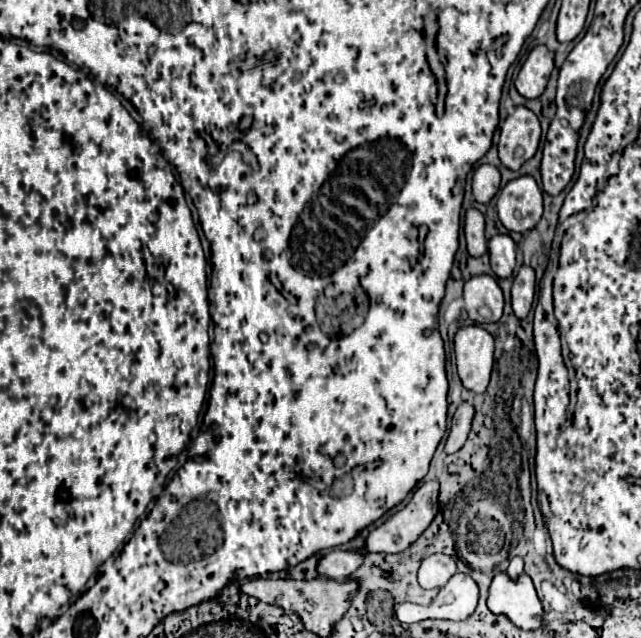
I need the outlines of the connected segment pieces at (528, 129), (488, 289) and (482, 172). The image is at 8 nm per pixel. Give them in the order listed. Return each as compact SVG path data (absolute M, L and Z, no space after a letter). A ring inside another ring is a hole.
M517 106L511 116L501 126L501 140L499 140L499 158L505 168L519 170L523 162L527 162L535 152L541 138L539 118L525 106ZM521 146L525 154L515 158L515 148Z
M473 276L463 290L465 310L477 324L497 322L503 314L503 292L491 276Z
M481 164L473 172L473 196L477 202L487 204L499 190L501 184L501 174L495 166L491 164Z

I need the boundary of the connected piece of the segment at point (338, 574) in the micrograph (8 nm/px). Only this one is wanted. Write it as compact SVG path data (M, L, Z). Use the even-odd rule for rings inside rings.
M335 548L319 560L317 572L319 572L319 576L343 580L343 578L351 576L361 564L363 564L363 554L361 552L345 552L345 550Z

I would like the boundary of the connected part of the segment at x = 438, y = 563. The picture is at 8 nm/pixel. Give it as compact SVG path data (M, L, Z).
M433 554L421 562L419 568L419 584L421 588L441 588L449 582L449 578L457 572L457 566L451 556Z

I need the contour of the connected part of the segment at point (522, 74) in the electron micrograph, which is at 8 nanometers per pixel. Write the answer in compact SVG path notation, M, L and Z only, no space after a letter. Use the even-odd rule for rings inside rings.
M535 46L519 70L515 88L525 98L539 98L547 86L551 70L553 70L551 52L545 46Z

